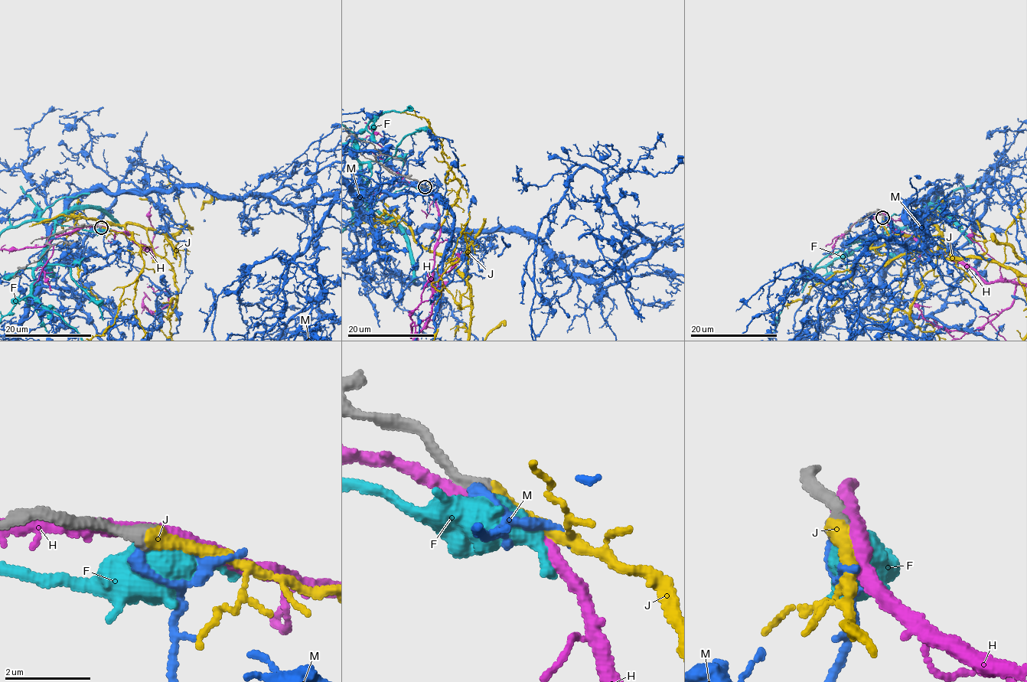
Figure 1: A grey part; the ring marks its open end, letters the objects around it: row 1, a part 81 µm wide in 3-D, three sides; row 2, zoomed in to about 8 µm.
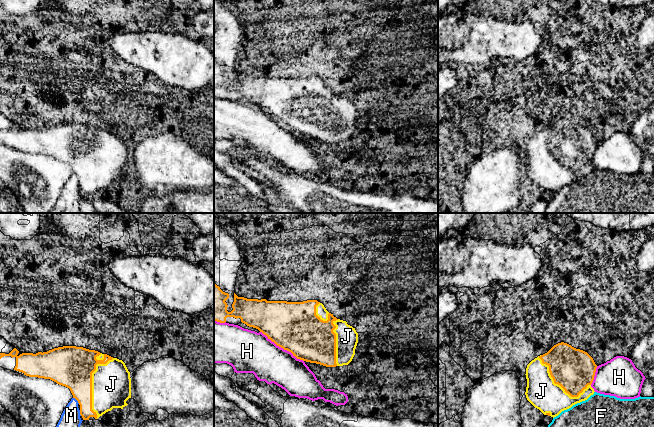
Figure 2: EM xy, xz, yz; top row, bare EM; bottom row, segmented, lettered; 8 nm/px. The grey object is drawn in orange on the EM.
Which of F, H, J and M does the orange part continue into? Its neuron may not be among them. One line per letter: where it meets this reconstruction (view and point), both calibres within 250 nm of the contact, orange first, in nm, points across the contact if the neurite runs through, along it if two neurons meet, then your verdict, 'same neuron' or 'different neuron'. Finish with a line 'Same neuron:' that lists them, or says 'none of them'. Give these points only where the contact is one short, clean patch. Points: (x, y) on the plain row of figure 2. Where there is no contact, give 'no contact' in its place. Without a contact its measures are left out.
F: no contact | different neuron
H: xz (282, 123) | 400/320 nm | different neuron
J: xy (91, 159) | 340/320 nm | same neuron
M: xy (76, 175) | 320/190 nm | along xy (73, 173), (79, 179) | different neuron
Same neuron: J

